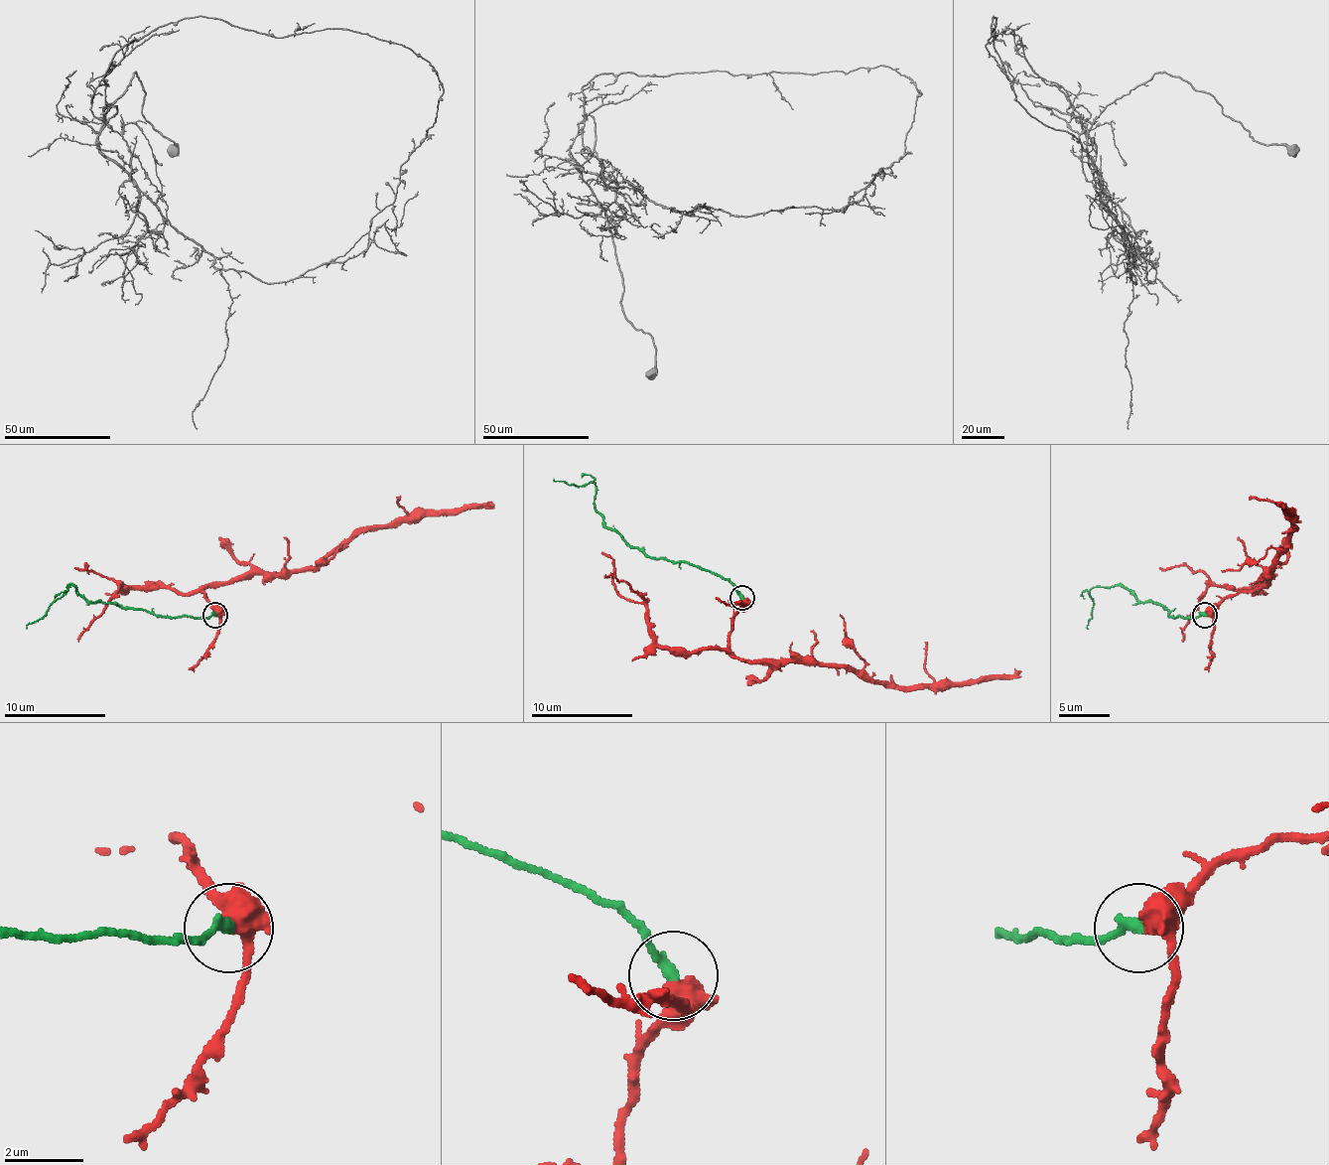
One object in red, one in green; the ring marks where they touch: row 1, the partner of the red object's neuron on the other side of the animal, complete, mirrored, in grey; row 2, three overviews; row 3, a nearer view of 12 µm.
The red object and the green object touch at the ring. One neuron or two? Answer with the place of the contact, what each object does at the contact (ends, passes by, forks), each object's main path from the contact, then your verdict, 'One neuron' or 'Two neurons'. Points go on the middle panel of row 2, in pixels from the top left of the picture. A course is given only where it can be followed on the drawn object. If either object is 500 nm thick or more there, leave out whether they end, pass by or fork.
Place: (742, 598). At the ring red passes by. At the ring green ends. Course of red: (741, 599), (729, 648), (744, 660), (851, 665), (898, 685), (977, 683), (1012, 678), (1020, 670). Course of green: (741, 597), (727, 579), (691, 564), (650, 559), (632, 548), (595, 509), (592, 483), (569, 486), (554, 480). One neuron

